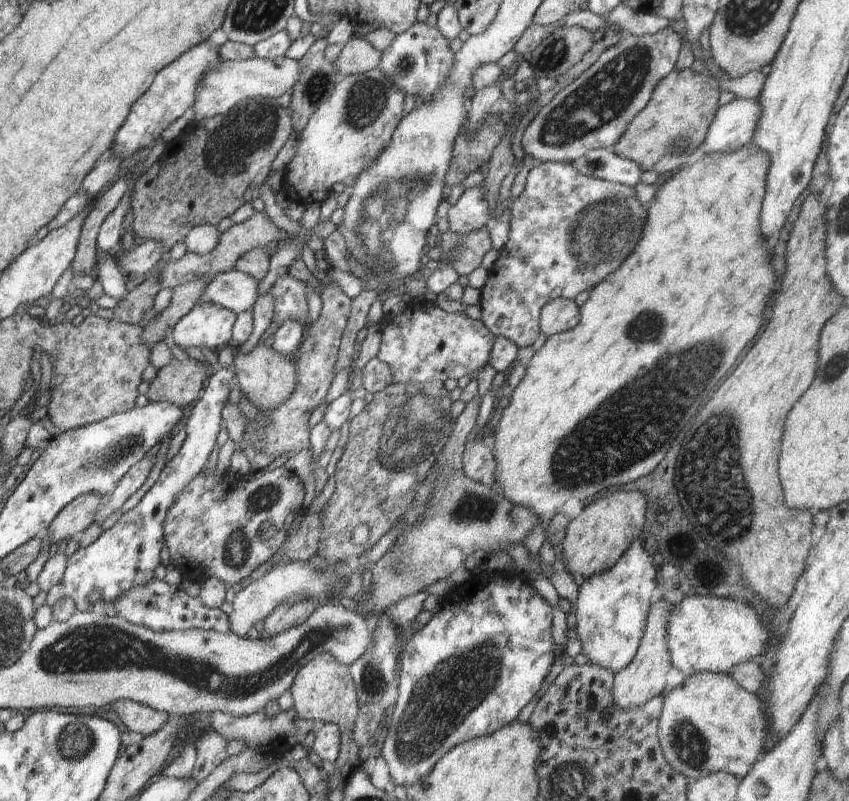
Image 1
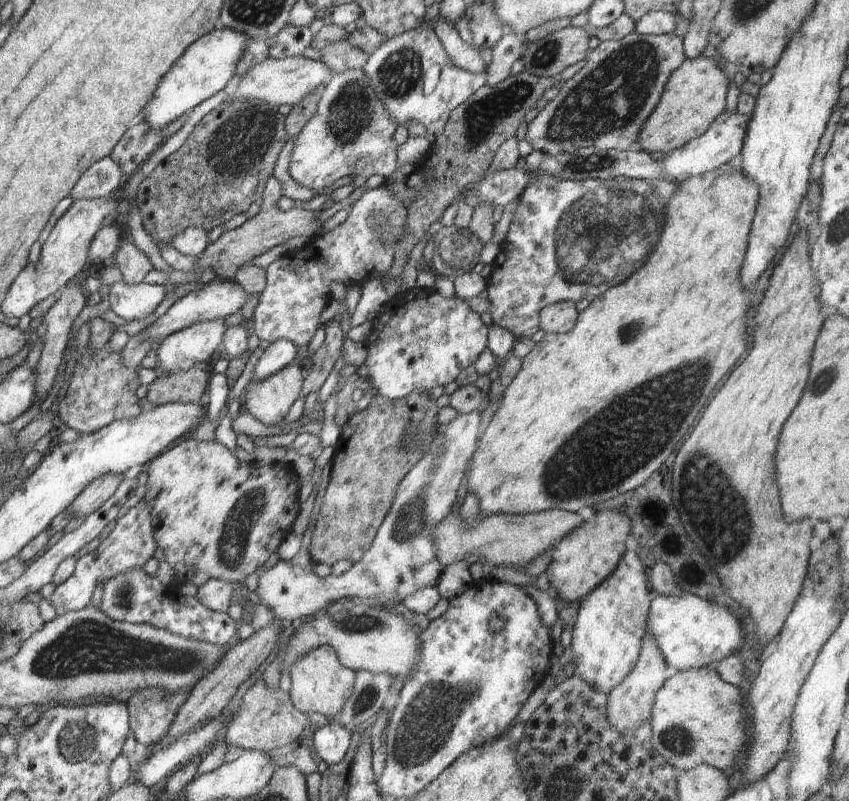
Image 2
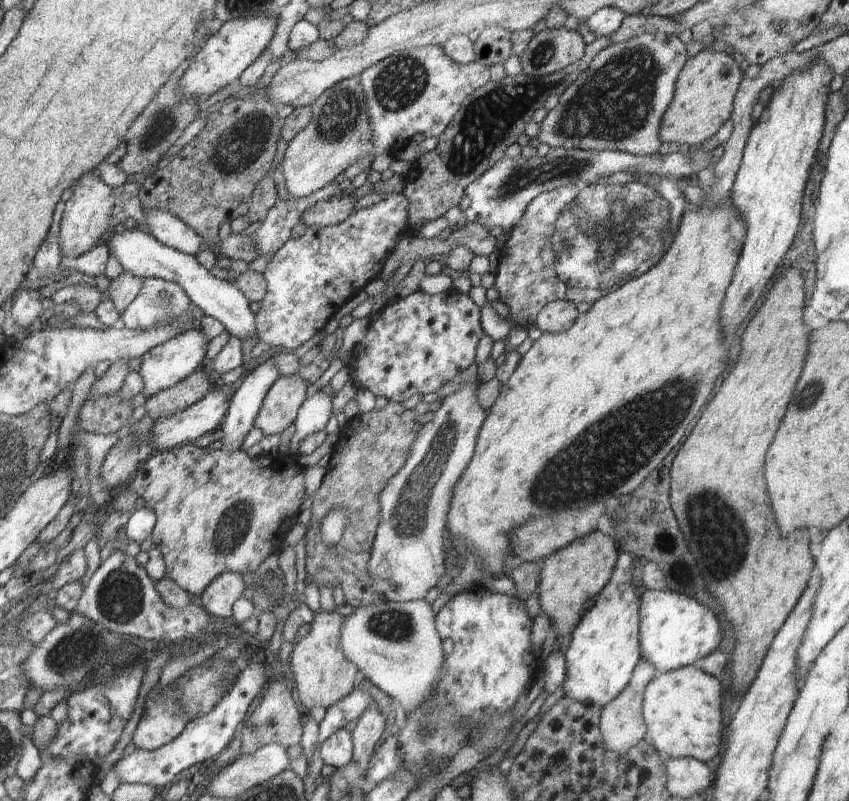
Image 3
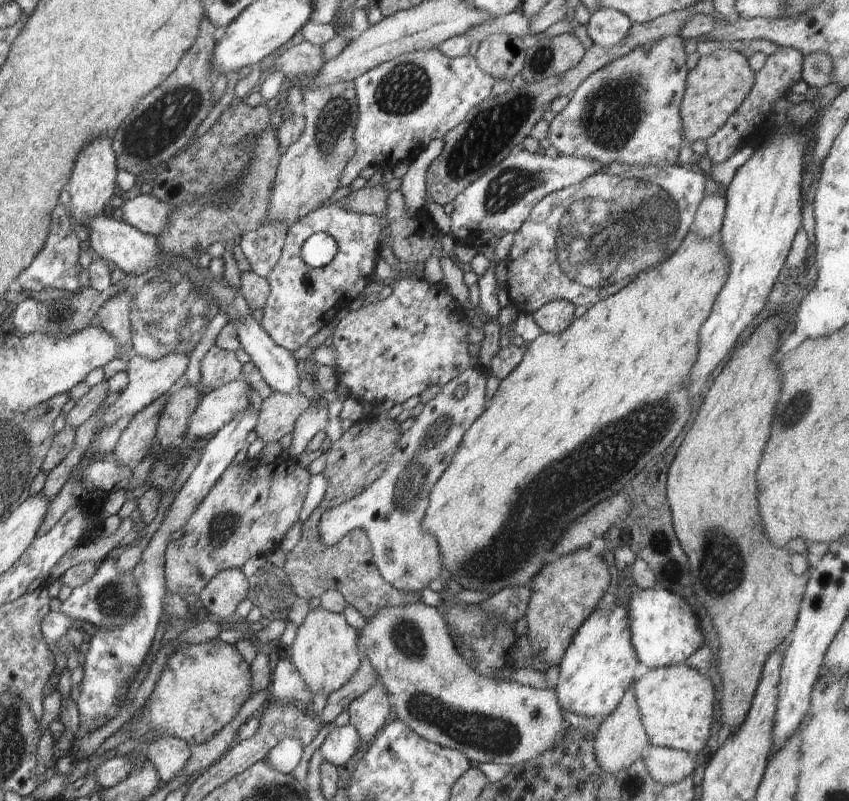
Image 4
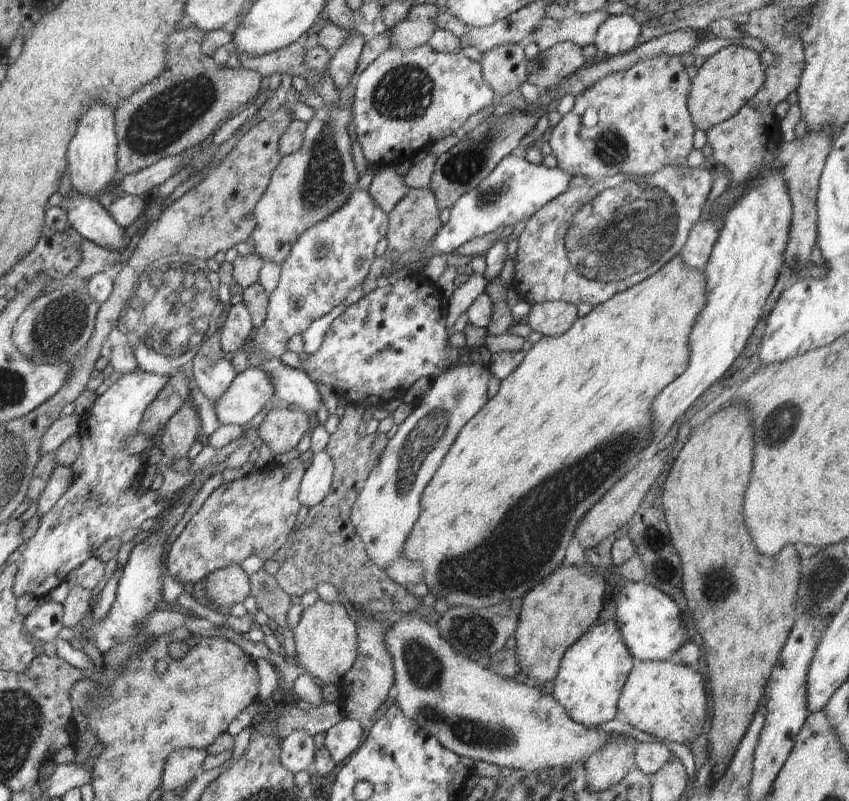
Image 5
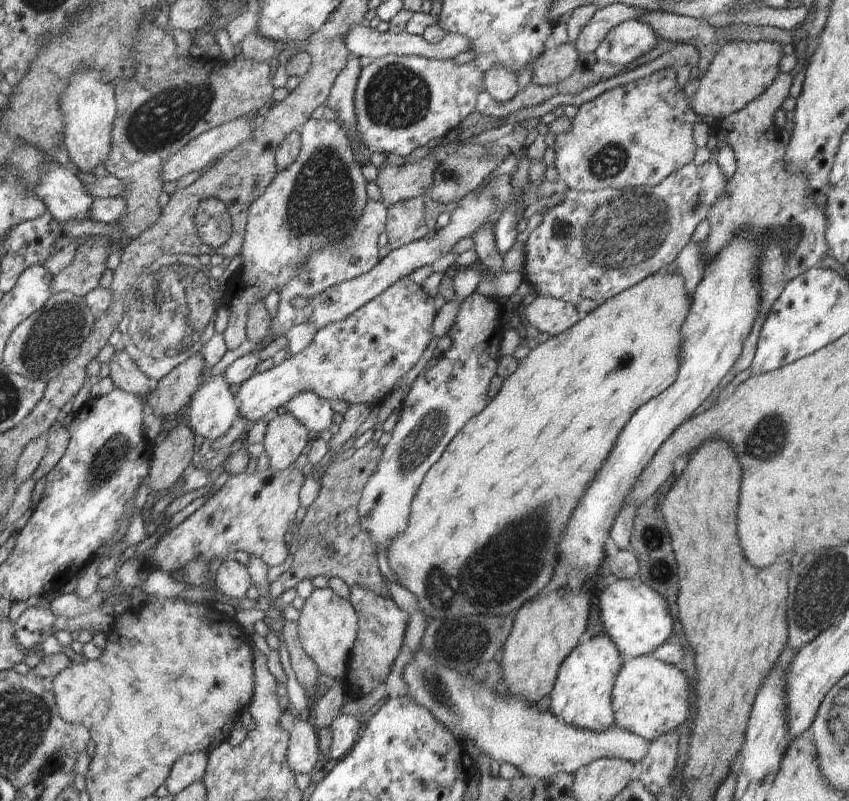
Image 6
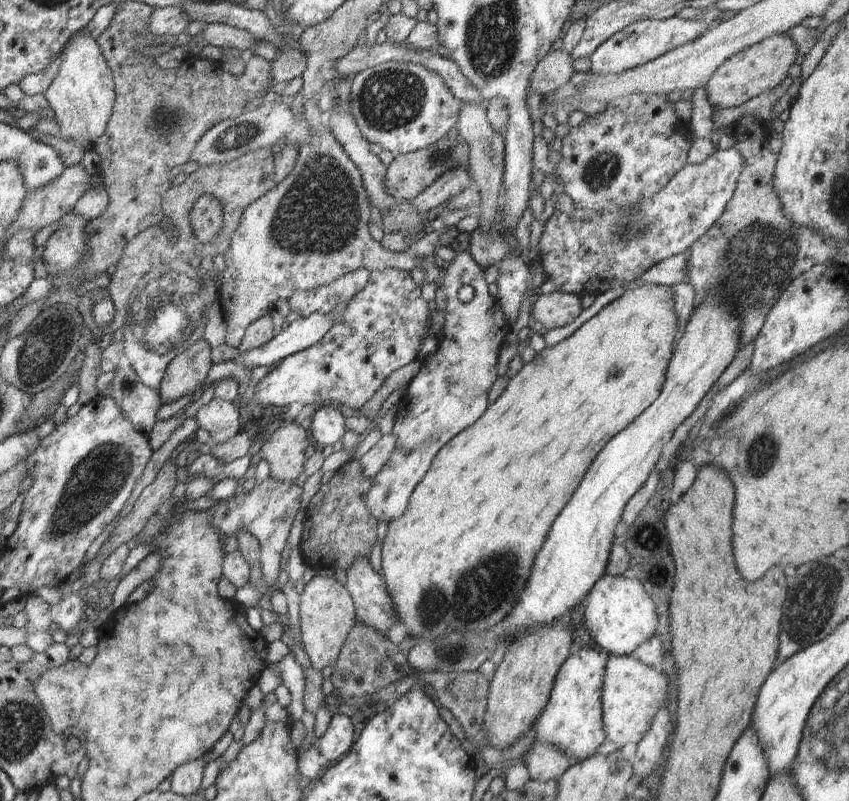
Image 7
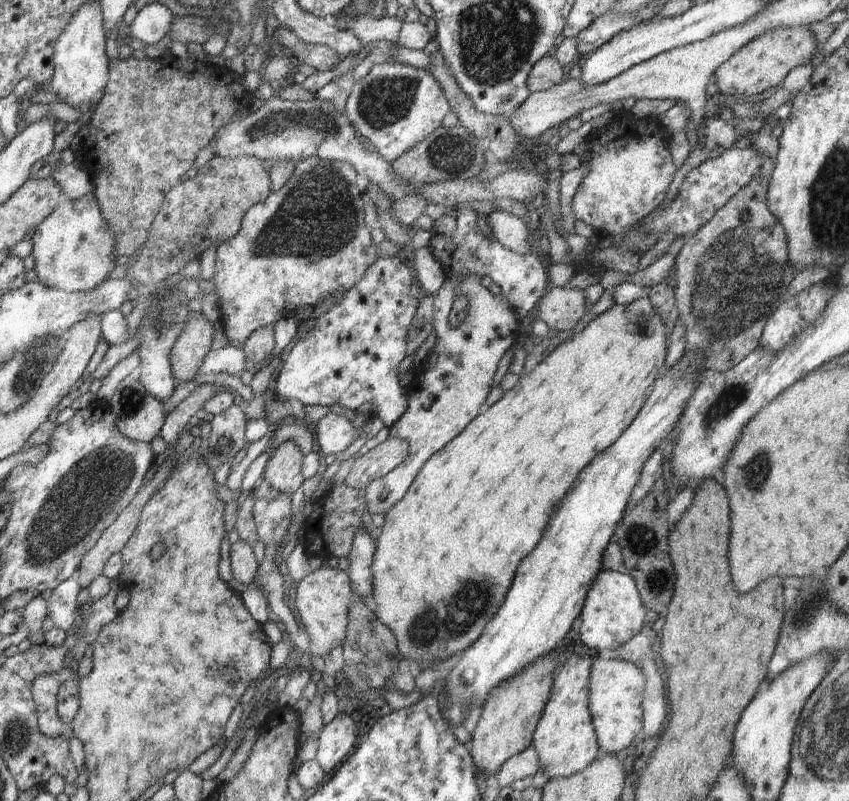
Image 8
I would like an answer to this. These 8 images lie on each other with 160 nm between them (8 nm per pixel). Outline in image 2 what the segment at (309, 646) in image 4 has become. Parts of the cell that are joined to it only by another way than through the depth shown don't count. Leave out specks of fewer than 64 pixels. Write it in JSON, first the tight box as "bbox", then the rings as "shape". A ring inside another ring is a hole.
{"bbox":[290,645,355,719],"shape":[[[322,645],[311,650],[291,668],[290,696],[294,706],[305,715],[319,714],[334,719],[340,714],[355,687],[355,672],[343,667],[334,648]]]}

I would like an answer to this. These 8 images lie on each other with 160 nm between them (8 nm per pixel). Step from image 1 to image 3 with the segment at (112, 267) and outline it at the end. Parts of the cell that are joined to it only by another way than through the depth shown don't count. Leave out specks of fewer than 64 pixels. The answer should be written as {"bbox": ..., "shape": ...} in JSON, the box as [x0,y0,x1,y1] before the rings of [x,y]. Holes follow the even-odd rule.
{"bbox":[119,277,194,332],"shape":[[[148,277],[143,280],[142,288],[136,298],[121,312],[119,325],[129,329],[149,329],[159,322],[178,319],[177,325],[180,325],[184,332],[184,330],[194,328],[194,318],[191,316],[193,306],[194,304],[182,290],[182,287],[178,286],[178,283]]]}

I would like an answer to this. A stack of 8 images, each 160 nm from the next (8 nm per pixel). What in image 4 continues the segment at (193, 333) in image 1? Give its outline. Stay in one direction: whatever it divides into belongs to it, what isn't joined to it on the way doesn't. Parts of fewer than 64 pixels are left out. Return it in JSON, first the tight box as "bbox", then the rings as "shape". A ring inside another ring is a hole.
{"bbox":[100,353,190,427],"shape":[[[133,353],[132,356],[126,360],[128,364],[126,372],[129,378],[128,386],[122,391],[120,398],[108,407],[100,425],[109,427],[116,423],[121,416],[128,415],[133,417],[143,408],[146,408],[149,404],[152,404],[155,400],[164,396],[169,392],[170,388],[174,386],[176,380],[184,376],[189,365],[189,360],[190,356],[186,353],[166,354],[165,357],[155,361],[151,361],[150,359]]]}

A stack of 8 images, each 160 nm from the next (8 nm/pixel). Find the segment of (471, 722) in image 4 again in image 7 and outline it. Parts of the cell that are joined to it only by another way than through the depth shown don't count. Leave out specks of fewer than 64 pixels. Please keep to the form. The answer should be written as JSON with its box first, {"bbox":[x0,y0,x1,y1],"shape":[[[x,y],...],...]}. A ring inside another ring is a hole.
{"bbox":[522,740,576,782],"shape":[[[538,740],[534,741],[522,758],[529,769],[529,778],[540,782],[556,781],[576,763],[563,750],[557,749],[556,745]]]}

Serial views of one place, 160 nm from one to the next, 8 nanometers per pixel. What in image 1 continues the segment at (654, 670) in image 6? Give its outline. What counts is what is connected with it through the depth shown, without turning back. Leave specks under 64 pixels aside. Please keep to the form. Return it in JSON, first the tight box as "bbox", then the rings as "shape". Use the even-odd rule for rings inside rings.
{"bbox":[658,672,770,780],"shape":[[[698,672],[684,678],[678,687],[667,689],[658,719],[658,738],[665,759],[686,778],[698,780],[709,774],[724,771],[744,778],[755,762],[760,760],[770,743],[770,724],[764,703],[757,695],[744,690],[729,673]]]}

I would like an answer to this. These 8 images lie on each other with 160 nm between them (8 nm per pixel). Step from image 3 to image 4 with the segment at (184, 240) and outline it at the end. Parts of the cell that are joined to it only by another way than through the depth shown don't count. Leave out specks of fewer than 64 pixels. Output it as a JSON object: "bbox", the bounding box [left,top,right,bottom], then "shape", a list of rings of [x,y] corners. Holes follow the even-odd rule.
{"bbox":[121,192,172,237],"shape":[[[138,192],[125,196],[121,209],[124,222],[153,237],[161,235],[166,230],[172,210],[152,195]]]}

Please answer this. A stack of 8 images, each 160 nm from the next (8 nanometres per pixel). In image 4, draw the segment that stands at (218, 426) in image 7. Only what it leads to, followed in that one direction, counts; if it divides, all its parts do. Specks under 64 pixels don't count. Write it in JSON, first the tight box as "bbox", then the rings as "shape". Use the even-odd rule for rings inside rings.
{"bbox":[201,345,242,390],"shape":[[[214,345],[201,362],[201,388],[212,390],[242,378],[242,366],[235,351],[222,350]]]}

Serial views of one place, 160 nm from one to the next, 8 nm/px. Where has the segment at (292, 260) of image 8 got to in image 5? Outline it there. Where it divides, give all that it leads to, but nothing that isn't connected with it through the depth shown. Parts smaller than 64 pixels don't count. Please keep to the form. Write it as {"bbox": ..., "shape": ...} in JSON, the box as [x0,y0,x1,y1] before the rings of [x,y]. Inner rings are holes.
{"bbox":[221,77,360,354],"shape":[[[352,77],[351,83],[342,90],[338,89],[339,97],[333,103],[324,103],[322,108],[315,110],[314,116],[307,122],[304,133],[305,139],[302,146],[292,154],[281,157],[276,170],[272,173],[269,185],[262,198],[256,203],[254,218],[255,229],[251,234],[255,242],[255,252],[262,260],[272,261],[281,266],[281,262],[288,256],[291,246],[296,239],[317,222],[330,216],[338,210],[350,196],[350,193],[358,188],[360,178],[352,159],[352,140],[348,135],[348,124],[353,119],[353,92],[356,77]],[[243,302],[232,305],[221,328],[221,349],[230,354],[238,352],[245,346],[244,342],[252,338],[255,329],[246,305]]]}

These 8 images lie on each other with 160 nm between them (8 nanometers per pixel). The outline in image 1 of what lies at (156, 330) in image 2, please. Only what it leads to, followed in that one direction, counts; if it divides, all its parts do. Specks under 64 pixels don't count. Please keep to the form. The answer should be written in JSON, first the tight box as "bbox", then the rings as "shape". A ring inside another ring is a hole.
{"bbox":[203,268,258,314],"shape":[[[236,268],[218,273],[205,287],[203,303],[212,301],[236,314],[252,310],[258,298],[258,282]]]}

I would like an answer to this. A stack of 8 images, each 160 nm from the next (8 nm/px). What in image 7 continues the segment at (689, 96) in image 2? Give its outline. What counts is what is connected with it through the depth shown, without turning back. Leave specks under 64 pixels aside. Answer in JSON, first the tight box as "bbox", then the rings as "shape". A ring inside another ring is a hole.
{"bbox":[706,33,799,108],"shape":[[[782,33],[773,34],[725,60],[708,79],[706,90],[710,104],[718,108],[736,108],[754,96],[778,86],[788,75],[788,69],[799,52],[792,39]]]}

